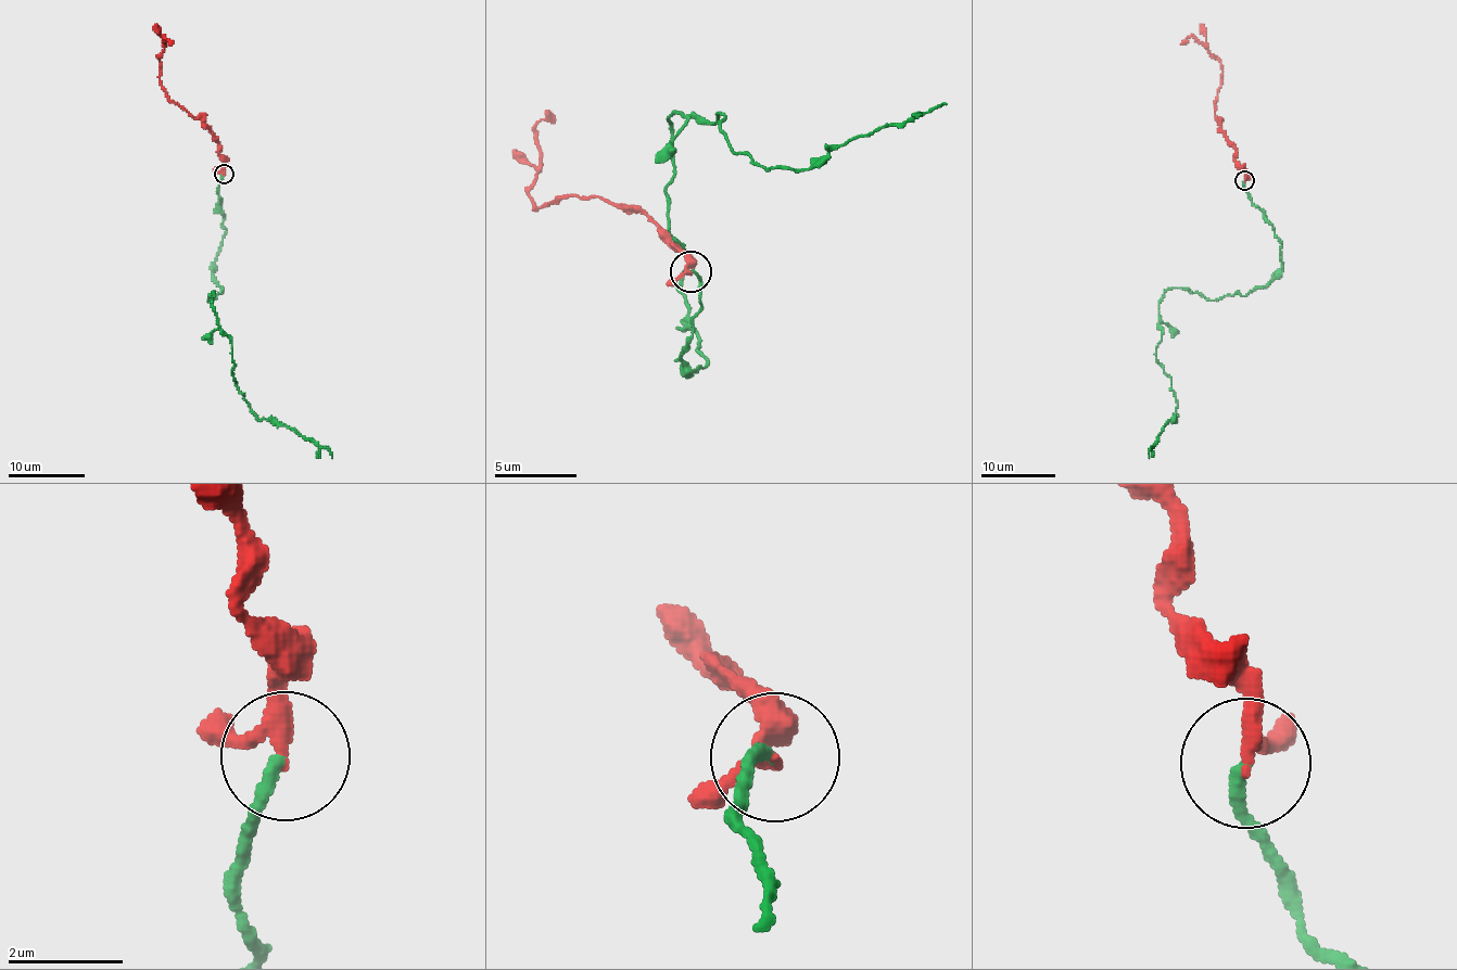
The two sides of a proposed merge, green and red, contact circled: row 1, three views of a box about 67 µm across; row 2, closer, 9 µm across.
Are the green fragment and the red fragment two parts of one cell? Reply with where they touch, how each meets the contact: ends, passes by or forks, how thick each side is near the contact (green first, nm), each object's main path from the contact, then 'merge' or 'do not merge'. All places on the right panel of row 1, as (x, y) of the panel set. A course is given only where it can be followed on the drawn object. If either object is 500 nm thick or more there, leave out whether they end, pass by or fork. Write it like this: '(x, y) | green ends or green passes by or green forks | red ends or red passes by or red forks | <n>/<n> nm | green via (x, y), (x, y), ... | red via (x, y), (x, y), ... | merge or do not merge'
(1244, 180) | green ends | red passes by | 220/240 nm | green via (1244, 180), (1281, 244), (1281, 269), (1244, 296), (1164, 293), (1156, 361), (1177, 406), (1149, 458) | red via (1244, 180), (1244, 169), (1221, 130), (1214, 103), (1223, 66), (1191, 36), (1180, 43) | merge

